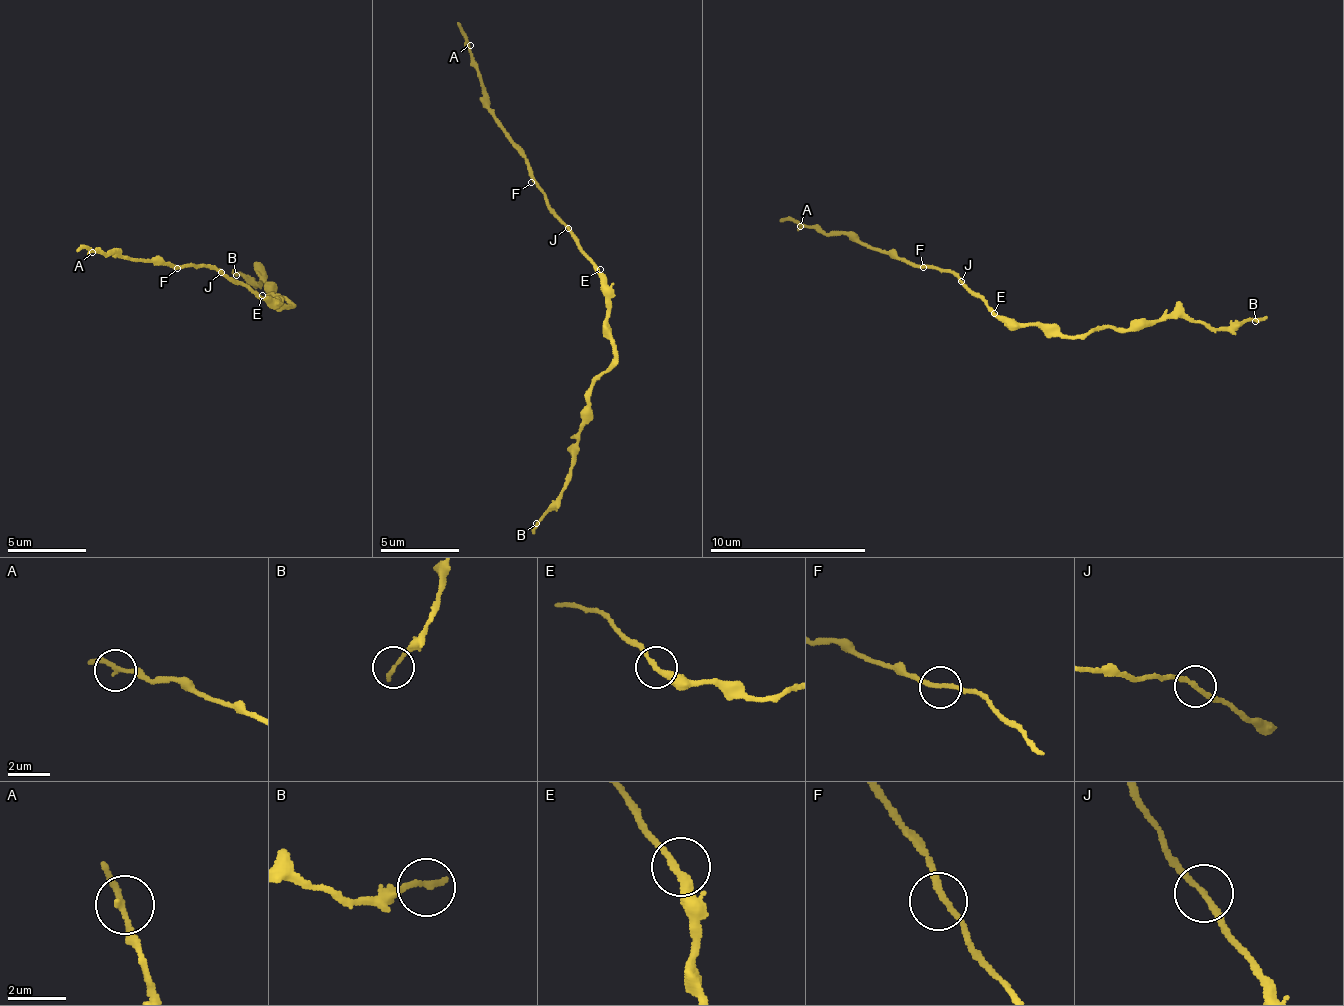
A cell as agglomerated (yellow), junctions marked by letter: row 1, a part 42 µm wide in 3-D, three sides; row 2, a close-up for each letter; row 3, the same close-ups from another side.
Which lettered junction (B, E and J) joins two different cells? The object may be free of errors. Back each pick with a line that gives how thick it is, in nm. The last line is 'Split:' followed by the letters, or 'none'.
Split: none

